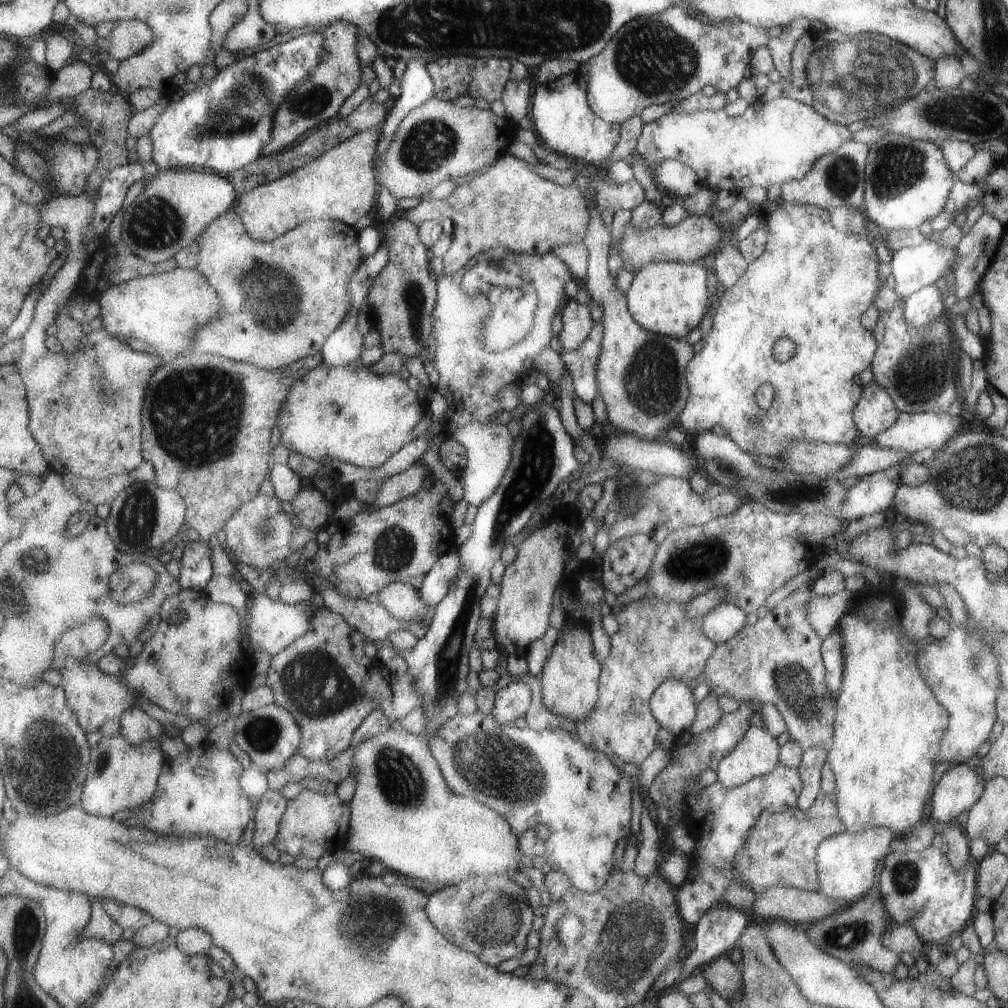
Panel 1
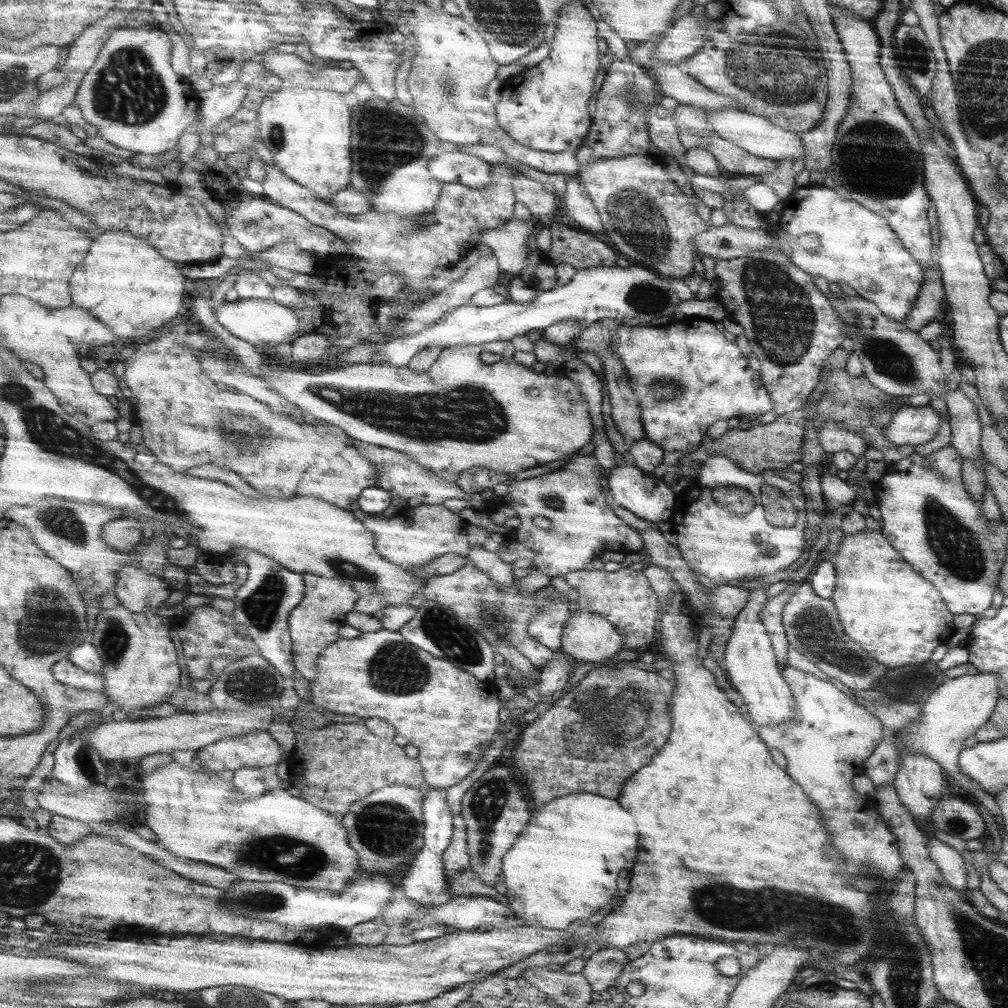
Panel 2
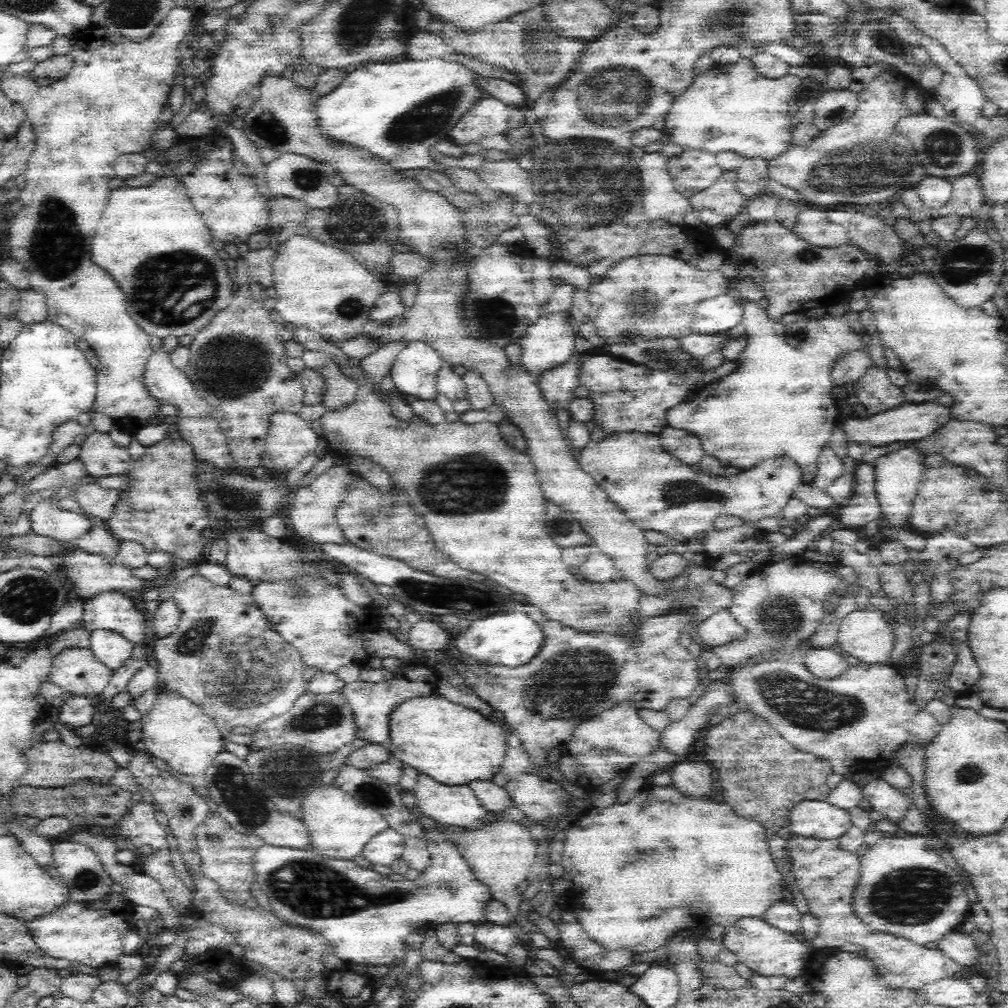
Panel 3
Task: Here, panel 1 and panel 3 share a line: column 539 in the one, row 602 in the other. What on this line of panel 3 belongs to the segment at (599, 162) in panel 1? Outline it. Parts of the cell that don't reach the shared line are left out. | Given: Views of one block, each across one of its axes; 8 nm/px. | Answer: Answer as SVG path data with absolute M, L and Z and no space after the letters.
M106 592L86 600L82 624L90 634L94 630L110 630L132 644L144 644L148 616L122 592Z

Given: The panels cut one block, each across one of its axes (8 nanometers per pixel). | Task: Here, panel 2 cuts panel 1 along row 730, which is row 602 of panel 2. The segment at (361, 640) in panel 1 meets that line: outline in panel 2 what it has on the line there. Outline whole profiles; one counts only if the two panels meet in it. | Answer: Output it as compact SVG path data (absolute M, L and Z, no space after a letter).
M305 574L307 590L305 598L291 614L291 636L293 636L293 652L295 652L295 670L301 672L307 680L315 682L319 674L319 658L321 654L335 642L339 642L339 630L345 626L345 616L355 610L355 604L361 602L359 592L355 592L355 584L343 578L323 578L317 574Z

